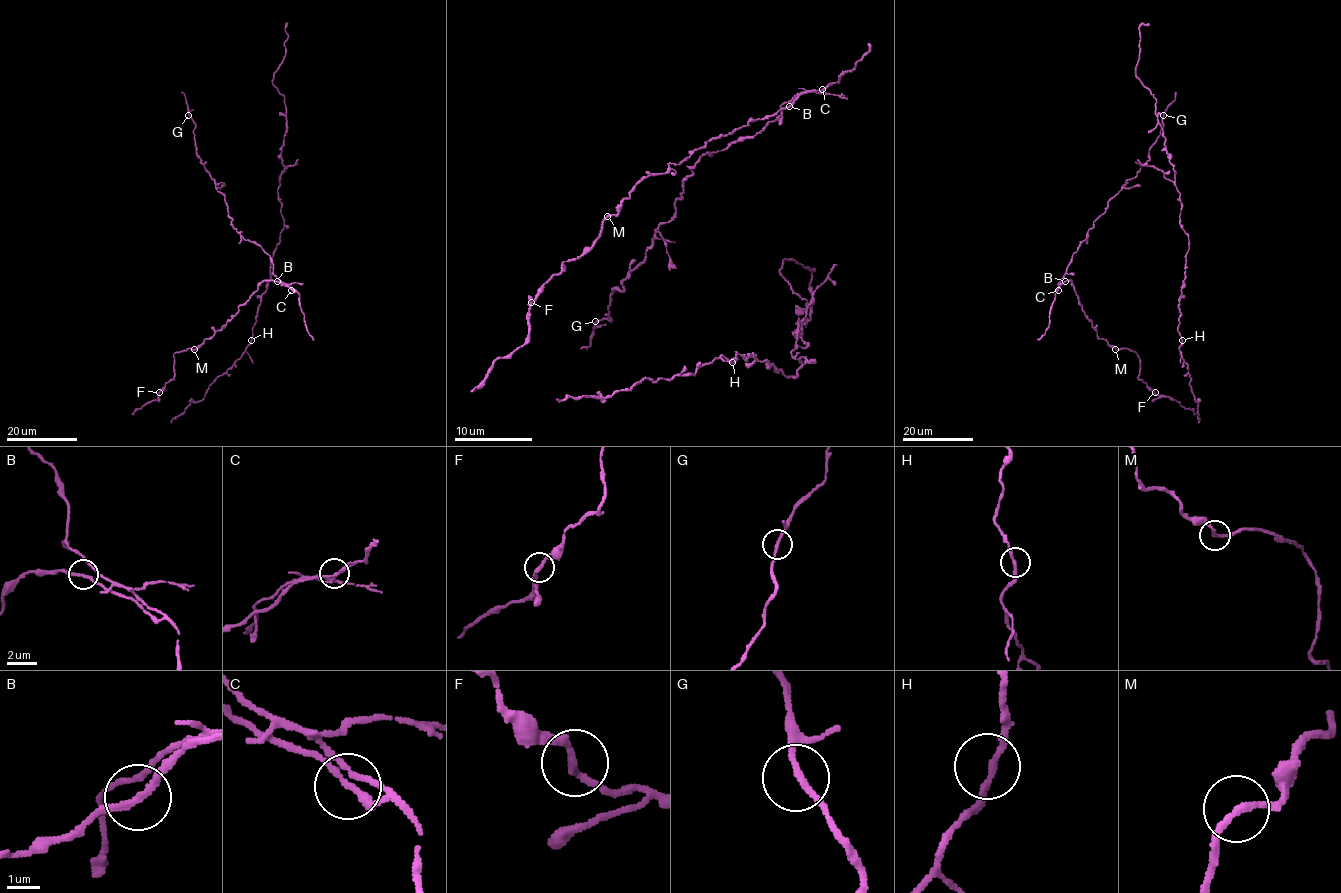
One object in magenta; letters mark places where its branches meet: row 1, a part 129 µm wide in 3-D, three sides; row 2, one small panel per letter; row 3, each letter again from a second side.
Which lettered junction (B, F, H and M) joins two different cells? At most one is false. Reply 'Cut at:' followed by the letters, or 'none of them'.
Cut at: B

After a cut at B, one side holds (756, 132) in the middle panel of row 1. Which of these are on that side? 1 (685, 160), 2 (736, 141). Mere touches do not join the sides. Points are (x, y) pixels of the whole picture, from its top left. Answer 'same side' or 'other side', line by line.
1: other side
2: same side

